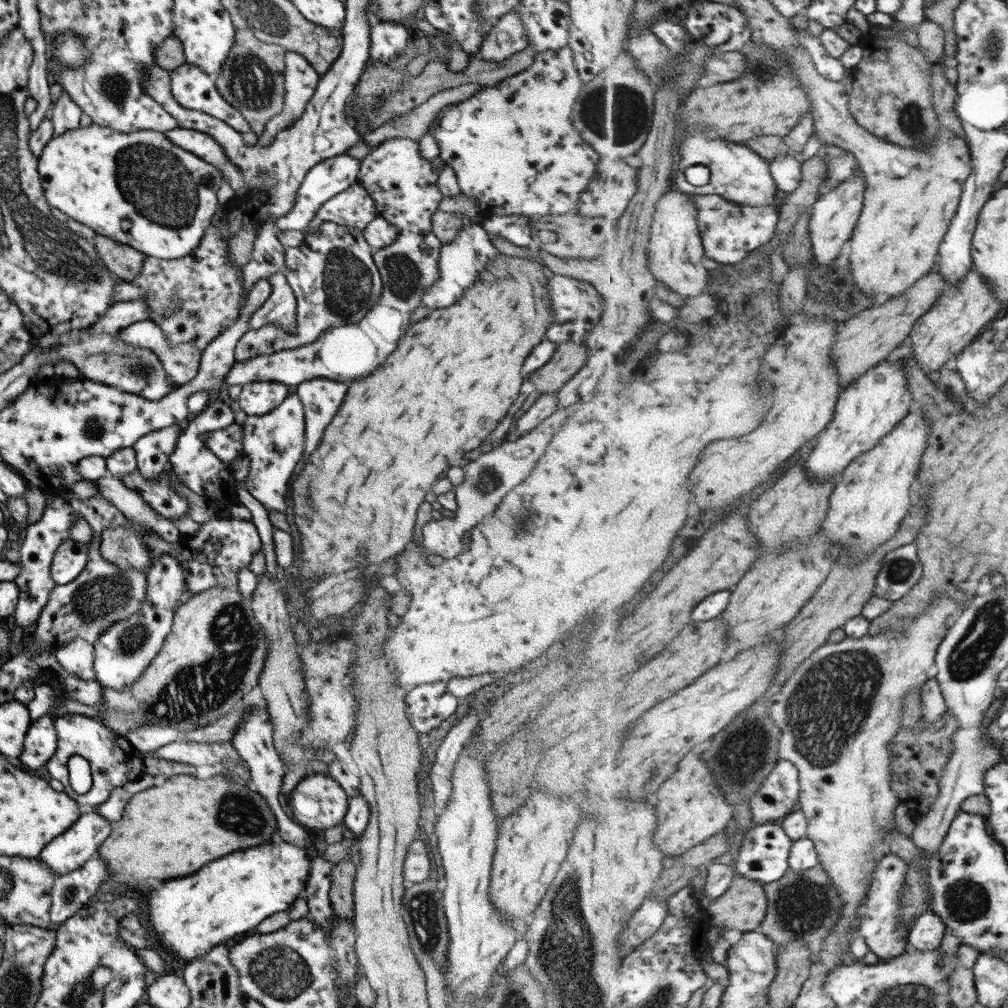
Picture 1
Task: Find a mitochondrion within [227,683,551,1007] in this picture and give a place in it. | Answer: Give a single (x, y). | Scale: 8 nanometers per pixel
(278, 970)

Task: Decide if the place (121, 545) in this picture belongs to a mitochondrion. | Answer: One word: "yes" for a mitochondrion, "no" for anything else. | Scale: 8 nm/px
yes

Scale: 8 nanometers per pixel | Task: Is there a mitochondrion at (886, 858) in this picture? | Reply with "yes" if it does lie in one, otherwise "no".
no

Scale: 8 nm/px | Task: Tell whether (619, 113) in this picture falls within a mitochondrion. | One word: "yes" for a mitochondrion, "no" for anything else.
yes

